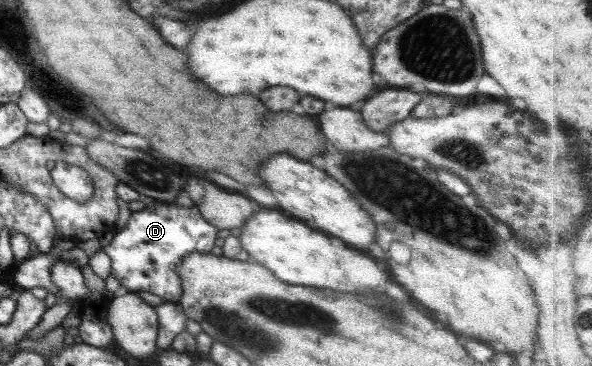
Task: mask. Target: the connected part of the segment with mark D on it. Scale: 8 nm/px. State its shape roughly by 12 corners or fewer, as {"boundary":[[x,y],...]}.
{"boundary":[[149,203],[103,241],[122,291],[182,294],[182,257],[215,229],[195,207]]}

